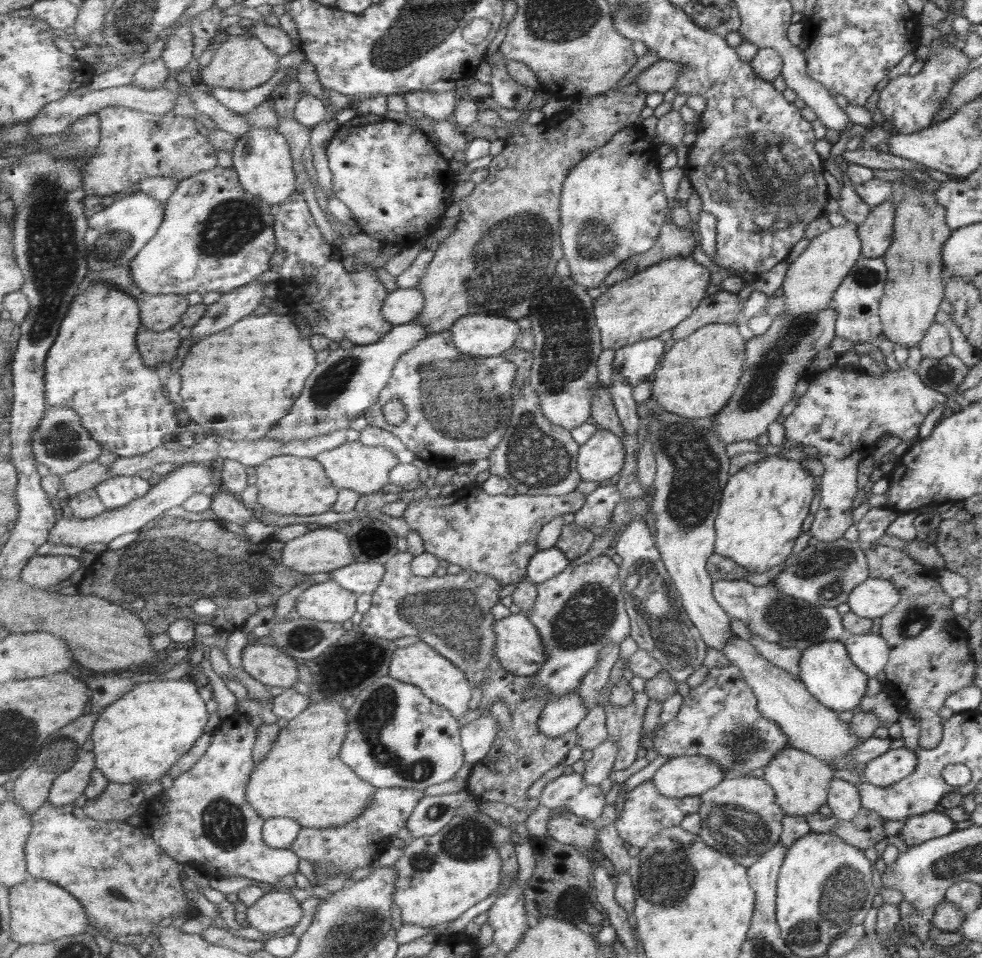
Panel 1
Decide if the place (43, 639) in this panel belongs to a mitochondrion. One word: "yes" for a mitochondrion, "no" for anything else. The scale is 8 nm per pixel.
no

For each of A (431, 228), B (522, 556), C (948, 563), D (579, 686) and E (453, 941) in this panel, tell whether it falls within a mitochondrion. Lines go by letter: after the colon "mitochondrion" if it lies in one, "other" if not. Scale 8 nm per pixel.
A: other
B: other
C: other
D: other
E: other

